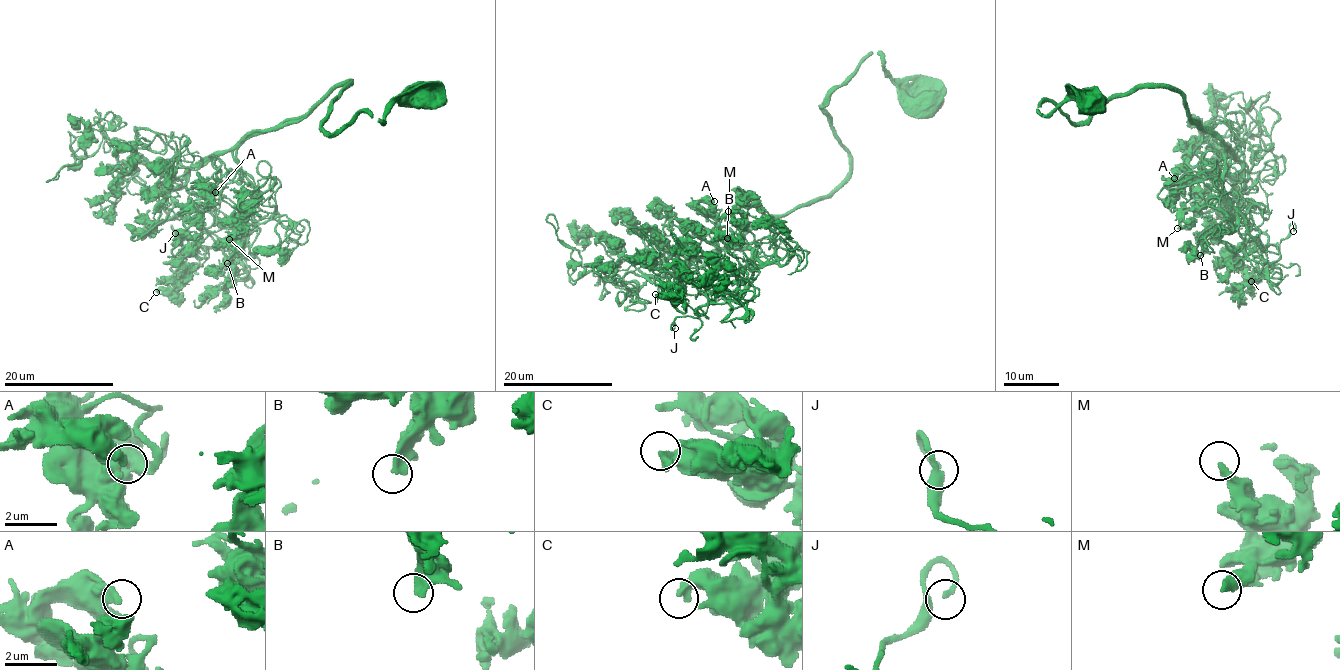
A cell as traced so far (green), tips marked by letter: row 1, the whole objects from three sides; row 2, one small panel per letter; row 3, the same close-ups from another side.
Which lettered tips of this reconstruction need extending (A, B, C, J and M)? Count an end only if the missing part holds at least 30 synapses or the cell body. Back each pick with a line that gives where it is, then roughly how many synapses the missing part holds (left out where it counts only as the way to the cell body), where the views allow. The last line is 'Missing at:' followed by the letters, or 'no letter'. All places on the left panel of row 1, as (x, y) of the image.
Missing at: no letter

